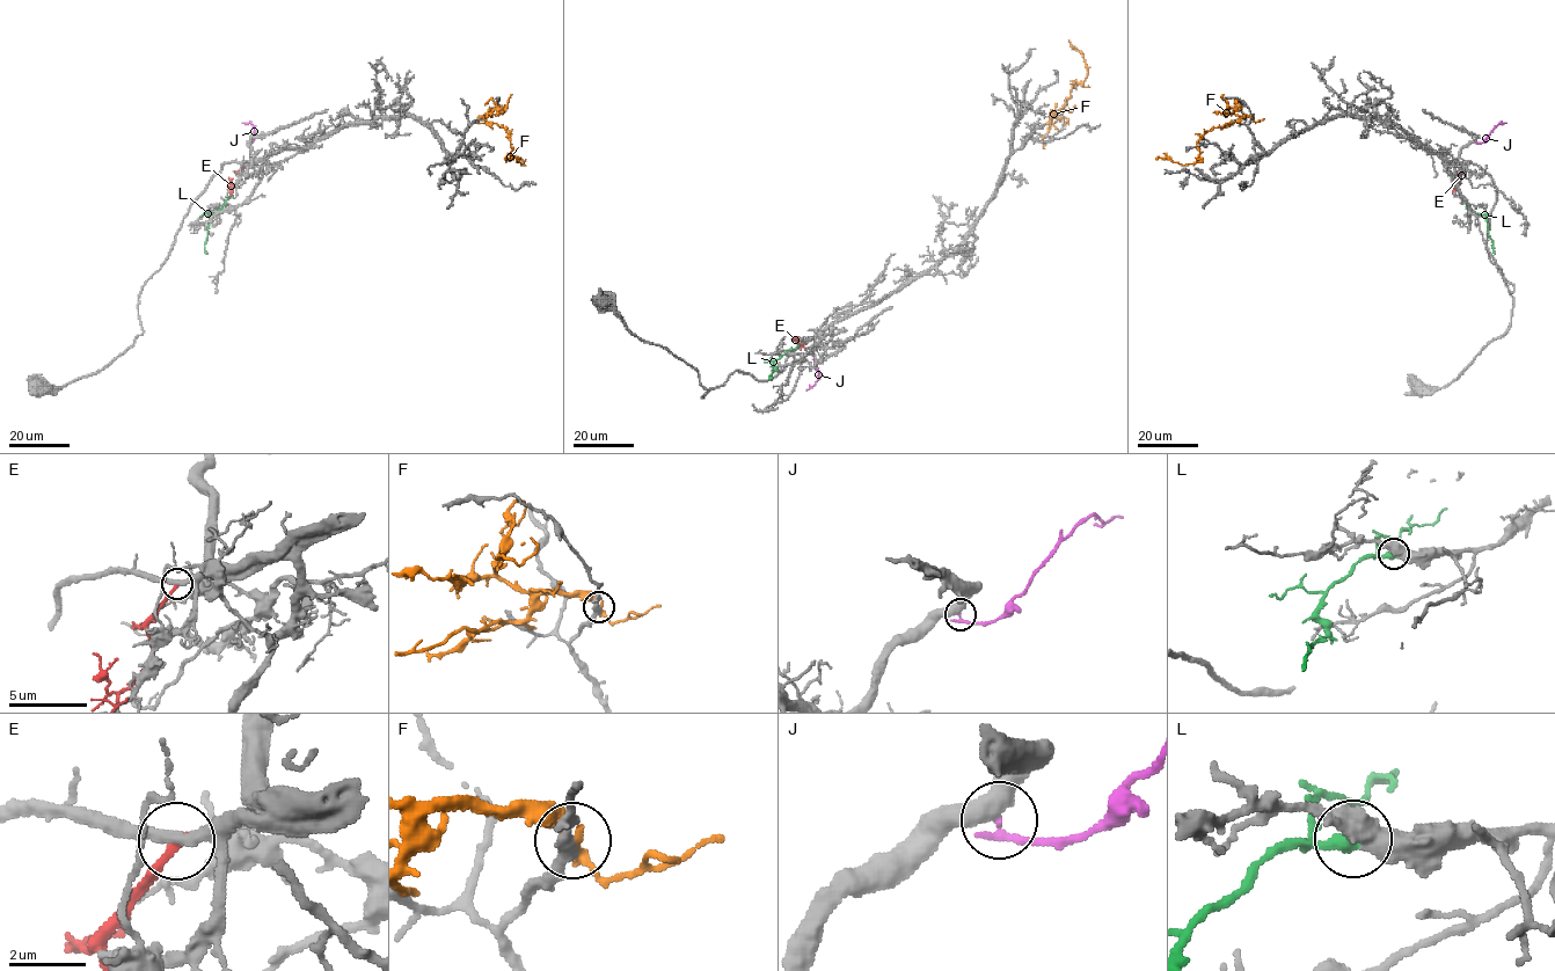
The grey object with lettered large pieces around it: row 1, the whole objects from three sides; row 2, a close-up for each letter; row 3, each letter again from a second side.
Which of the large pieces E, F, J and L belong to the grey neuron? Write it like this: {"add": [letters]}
{"add": ["L"]}

